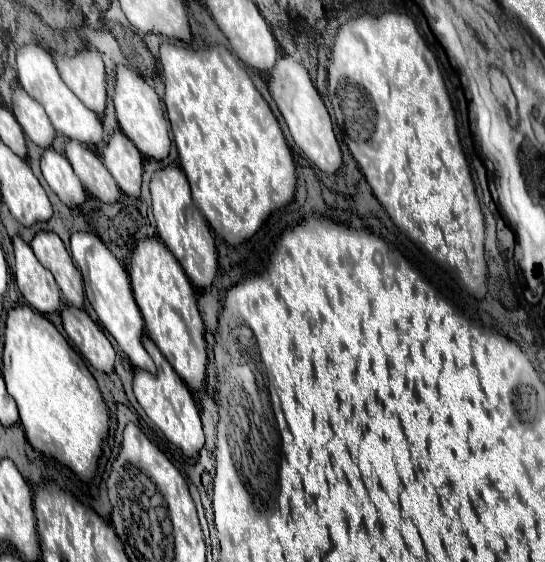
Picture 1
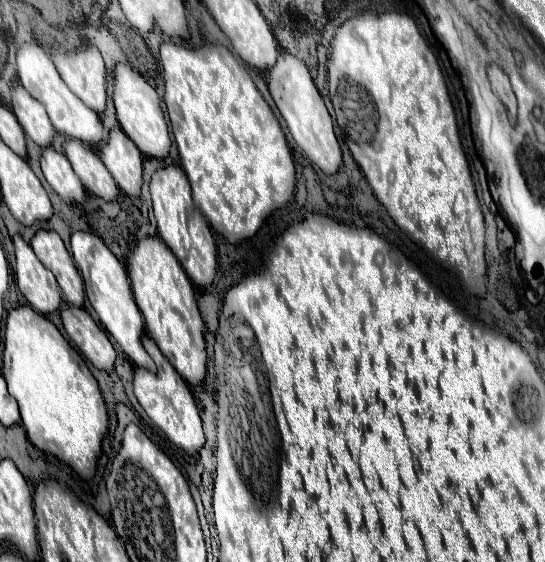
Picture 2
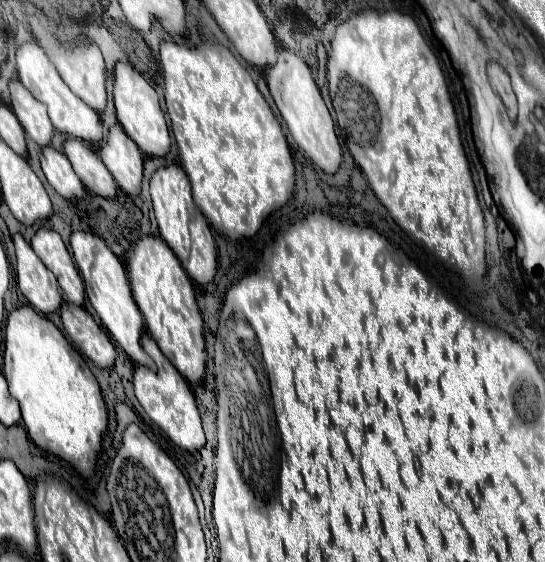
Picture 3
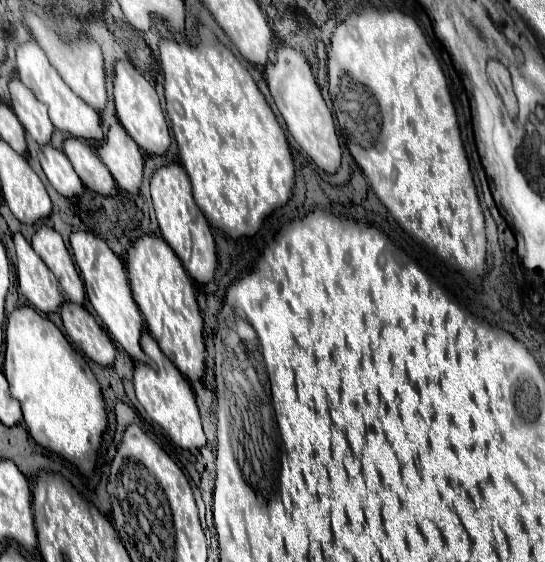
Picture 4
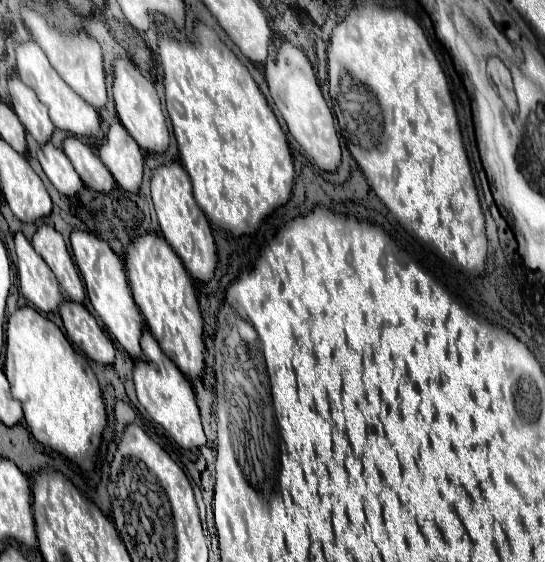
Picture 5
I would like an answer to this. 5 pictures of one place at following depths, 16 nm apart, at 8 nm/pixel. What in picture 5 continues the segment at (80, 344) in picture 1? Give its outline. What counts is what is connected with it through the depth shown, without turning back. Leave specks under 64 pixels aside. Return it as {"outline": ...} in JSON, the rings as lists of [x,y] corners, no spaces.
{"outline":[[[64,300],[60,304],[60,316],[68,338],[94,362],[112,364],[116,348],[108,334],[98,326],[94,316],[76,302]]]}

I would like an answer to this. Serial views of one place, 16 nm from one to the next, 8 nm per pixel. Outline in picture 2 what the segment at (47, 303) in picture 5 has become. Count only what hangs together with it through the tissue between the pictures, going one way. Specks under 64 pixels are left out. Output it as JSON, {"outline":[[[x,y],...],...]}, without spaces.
{"outline":[[[20,234],[12,236],[12,242],[16,250],[14,278],[22,296],[30,302],[34,310],[42,314],[58,310],[62,298],[60,298],[60,288],[52,272],[48,272],[48,268],[40,264],[30,244],[26,244]]]}

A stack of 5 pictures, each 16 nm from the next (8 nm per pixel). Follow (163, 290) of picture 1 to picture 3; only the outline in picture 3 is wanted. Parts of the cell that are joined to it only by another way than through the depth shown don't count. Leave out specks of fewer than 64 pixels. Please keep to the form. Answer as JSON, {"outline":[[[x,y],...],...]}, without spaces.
{"outline":[[[146,236],[130,250],[126,268],[134,300],[144,314],[148,334],[156,340],[162,354],[174,364],[188,384],[202,382],[206,370],[204,322],[194,298],[194,286],[176,256],[172,256],[172,250],[164,244],[164,240],[158,236]]]}

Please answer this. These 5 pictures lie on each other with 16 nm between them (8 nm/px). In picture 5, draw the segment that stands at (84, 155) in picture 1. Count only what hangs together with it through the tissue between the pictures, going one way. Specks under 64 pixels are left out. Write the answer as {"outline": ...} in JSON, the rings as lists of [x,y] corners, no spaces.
{"outline":[[[70,136],[64,140],[64,154],[70,158],[74,170],[78,172],[78,176],[82,178],[84,186],[88,186],[90,190],[96,192],[112,192],[116,182],[112,178],[112,174],[108,172],[108,168],[102,164],[102,160],[98,158],[98,154],[86,146],[82,140]]]}

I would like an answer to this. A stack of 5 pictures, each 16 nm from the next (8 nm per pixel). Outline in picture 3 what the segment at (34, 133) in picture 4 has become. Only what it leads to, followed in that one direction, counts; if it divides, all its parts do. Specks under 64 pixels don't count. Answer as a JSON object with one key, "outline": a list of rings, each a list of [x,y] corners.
{"outline":[[[18,80],[10,82],[10,92],[12,92],[12,110],[22,124],[24,132],[38,144],[38,146],[48,146],[54,128],[52,122],[48,120],[48,114],[44,112],[44,104],[40,104]]]}

